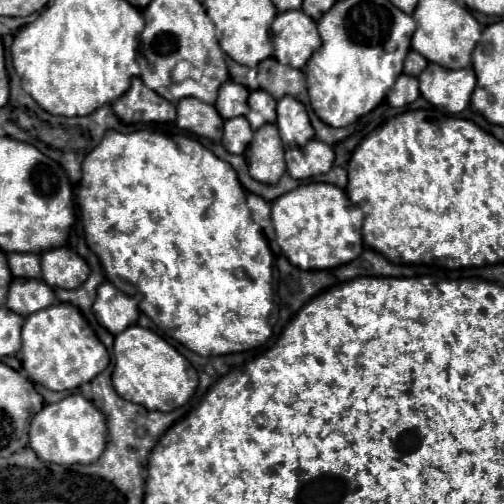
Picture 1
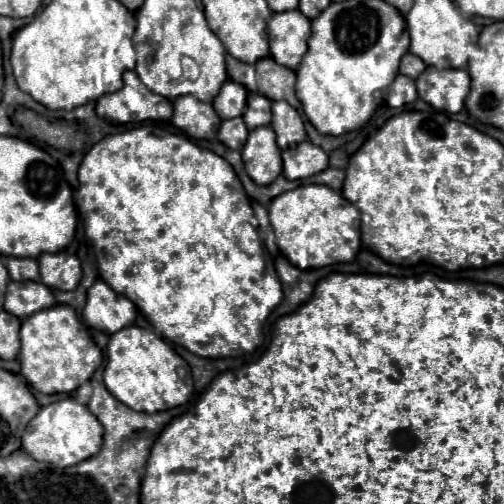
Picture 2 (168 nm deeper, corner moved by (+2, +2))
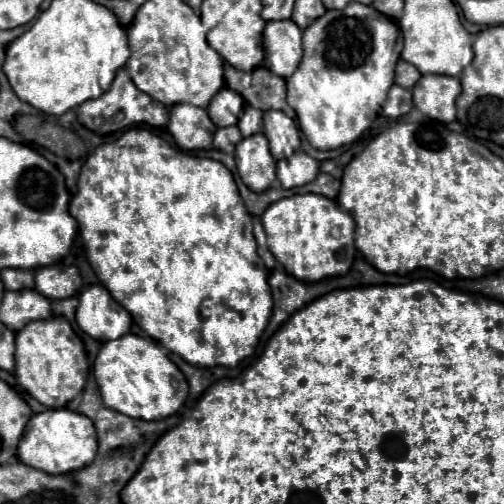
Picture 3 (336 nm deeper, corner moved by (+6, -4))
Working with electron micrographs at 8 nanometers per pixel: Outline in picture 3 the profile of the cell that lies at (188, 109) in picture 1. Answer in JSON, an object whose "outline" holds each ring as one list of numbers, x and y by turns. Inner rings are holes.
{"outline":[[175,104,167,130,181,150,203,150,211,148,217,126,213,126,207,110,191,104]]}

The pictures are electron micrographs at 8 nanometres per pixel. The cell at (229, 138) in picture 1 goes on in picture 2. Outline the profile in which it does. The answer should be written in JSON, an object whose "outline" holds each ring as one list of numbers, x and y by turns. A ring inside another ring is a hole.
{"outline":[[233,118,233,120,223,120,221,122,221,128,219,128,219,140,233,148,233,150,241,150,245,146,245,140,247,140,247,126,243,122,243,118]]}

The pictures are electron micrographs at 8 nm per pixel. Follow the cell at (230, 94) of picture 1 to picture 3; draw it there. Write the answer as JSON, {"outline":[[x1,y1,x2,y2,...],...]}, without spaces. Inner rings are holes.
{"outline":[[221,88,211,104,207,106,207,112,209,112,209,118,213,118,213,124,217,128,225,128,225,126,233,126,243,110,243,98,241,94,237,94,235,90,231,88]]}

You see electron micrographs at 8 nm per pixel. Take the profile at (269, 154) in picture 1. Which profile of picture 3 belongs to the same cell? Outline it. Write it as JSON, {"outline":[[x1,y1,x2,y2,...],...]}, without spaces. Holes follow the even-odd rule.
{"outline":[[263,134,243,138,235,146,237,172,245,186,253,192,263,192,275,182,275,160,269,154,269,142]]}

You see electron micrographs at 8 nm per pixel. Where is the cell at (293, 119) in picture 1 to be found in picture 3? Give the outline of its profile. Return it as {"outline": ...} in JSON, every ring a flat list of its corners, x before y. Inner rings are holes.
{"outline":[[267,110,263,114,263,134,269,140,269,150,275,160,289,158,301,146,295,122,279,110]]}

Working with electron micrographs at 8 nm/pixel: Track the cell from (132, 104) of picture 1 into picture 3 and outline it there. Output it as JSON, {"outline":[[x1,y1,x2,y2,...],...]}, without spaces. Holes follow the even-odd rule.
{"outline":[[121,68,111,84,111,88,101,94,101,98,97,100,89,100,85,104,81,104,77,108,77,120,93,130,95,134,109,134,109,132,117,132,117,130,123,130,127,126,133,126,133,124,149,124,153,128,161,128,169,122,169,112,163,104,159,104,157,100,149,98,147,94,143,94,141,90,137,90,137,86,133,84,133,80,129,78,127,70]]}

